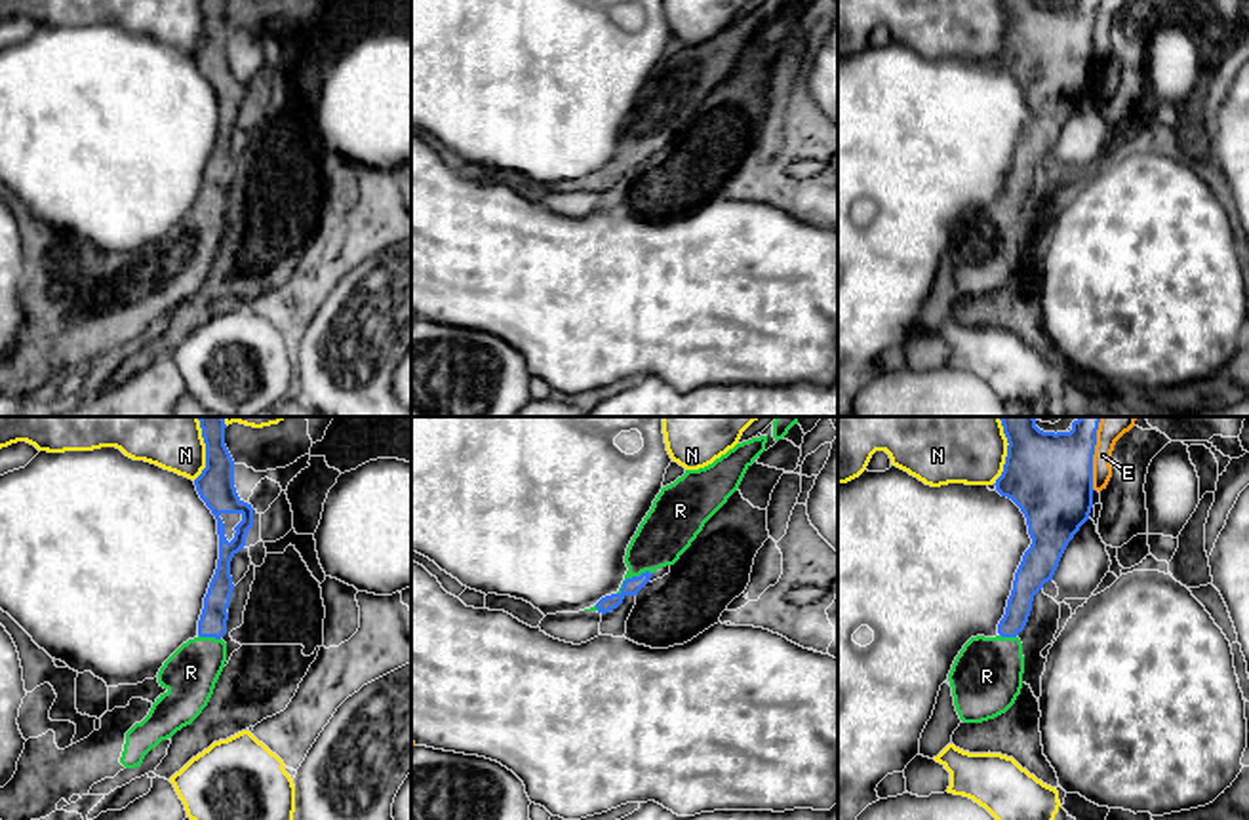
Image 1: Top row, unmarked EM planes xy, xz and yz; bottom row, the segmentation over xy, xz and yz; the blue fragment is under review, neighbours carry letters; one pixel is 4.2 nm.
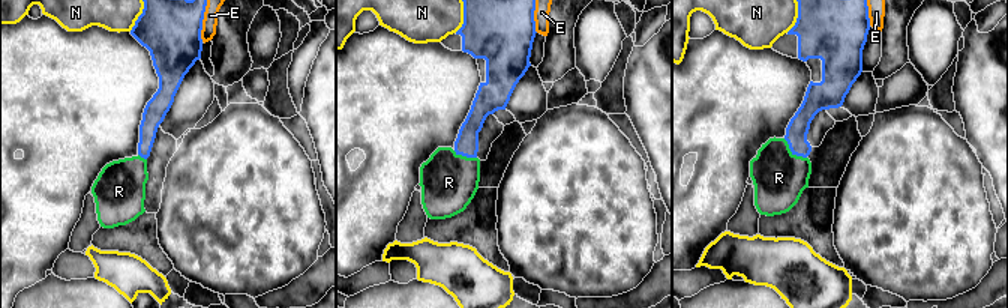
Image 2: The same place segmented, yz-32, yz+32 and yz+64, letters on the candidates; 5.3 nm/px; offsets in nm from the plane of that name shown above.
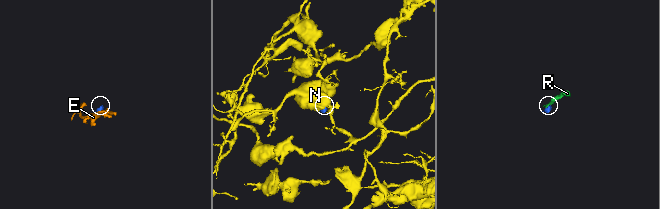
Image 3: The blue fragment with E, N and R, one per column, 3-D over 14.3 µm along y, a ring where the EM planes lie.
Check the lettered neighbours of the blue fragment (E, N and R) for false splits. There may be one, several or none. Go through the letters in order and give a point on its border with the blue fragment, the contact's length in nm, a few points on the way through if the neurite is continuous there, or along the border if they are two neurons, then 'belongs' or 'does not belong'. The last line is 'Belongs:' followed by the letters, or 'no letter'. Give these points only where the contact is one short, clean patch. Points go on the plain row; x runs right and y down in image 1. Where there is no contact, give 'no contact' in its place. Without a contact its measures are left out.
E: meets blue in yz at (1091, 33); contact 280 nm long; does not belong
N: meets blue in yz at (1008, 29); contact 260 nm long; does not belong
R: meets blue in xz at (633, 151); contact 180 nm long; runs through xz (631, 160), (633, 151), (667, 105); belongs
Belongs: R

